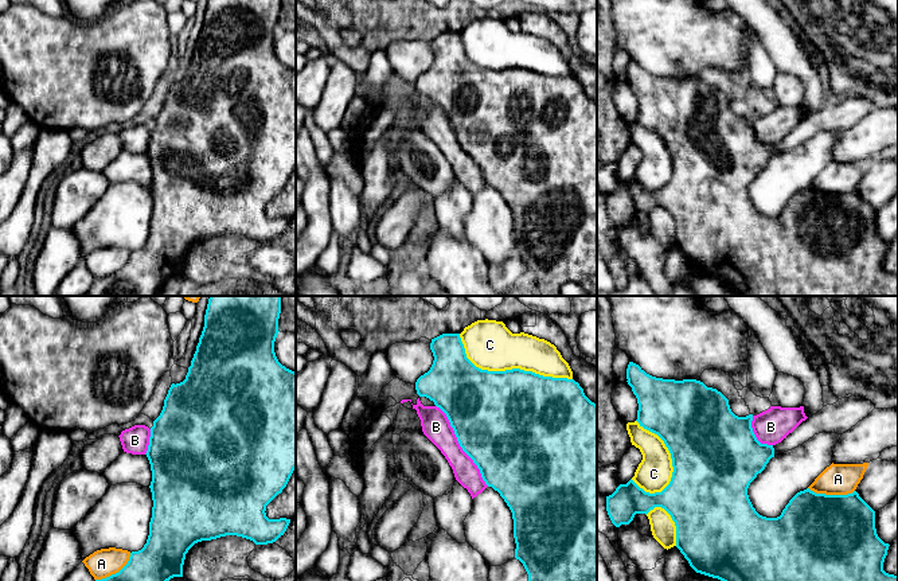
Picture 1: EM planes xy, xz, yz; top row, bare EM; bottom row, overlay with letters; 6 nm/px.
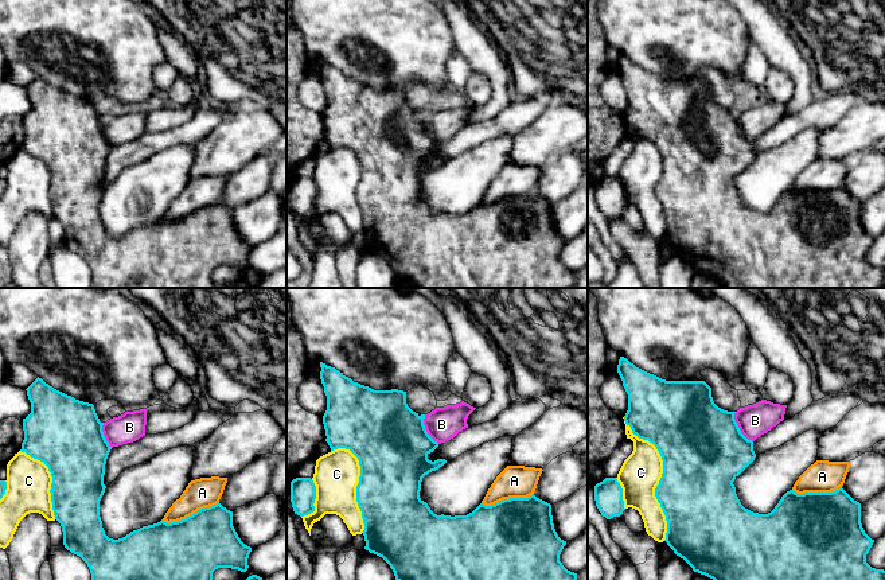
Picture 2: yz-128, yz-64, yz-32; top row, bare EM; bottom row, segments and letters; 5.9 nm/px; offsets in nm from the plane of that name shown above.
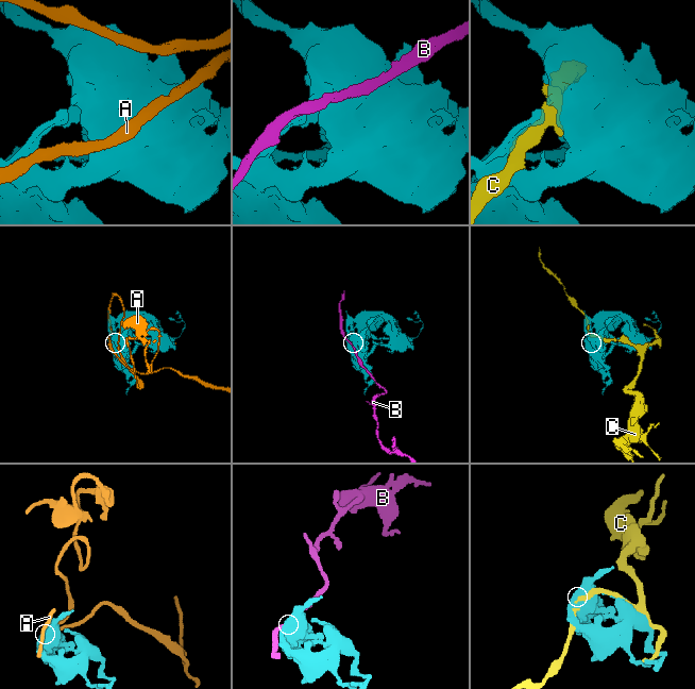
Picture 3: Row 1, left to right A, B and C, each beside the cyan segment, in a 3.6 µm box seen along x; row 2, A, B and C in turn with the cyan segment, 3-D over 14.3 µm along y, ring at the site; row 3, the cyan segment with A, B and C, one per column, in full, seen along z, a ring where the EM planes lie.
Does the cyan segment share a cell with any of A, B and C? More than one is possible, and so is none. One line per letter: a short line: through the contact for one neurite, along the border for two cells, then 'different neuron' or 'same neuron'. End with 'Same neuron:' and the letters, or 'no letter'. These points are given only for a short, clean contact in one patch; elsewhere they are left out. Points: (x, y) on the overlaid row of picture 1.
A: different neuron
B: same neuron
C: different neuron
Same neuron: B

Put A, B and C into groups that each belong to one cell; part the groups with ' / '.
A / B / C

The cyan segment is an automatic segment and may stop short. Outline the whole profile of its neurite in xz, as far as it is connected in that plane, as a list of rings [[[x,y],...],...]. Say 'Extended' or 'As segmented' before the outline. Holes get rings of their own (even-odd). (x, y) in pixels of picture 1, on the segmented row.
Extended. [[[442,334],[432,339],[430,350],[434,360],[430,370],[415,382],[419,398],[413,405],[422,432],[445,456],[456,480],[468,490],[472,499],[487,487],[492,487],[504,499],[514,519],[515,558],[523,564],[528,581],[597,581],[597,405],[574,379],[543,377],[520,369],[488,371],[476,367],[466,358],[460,334]]]

